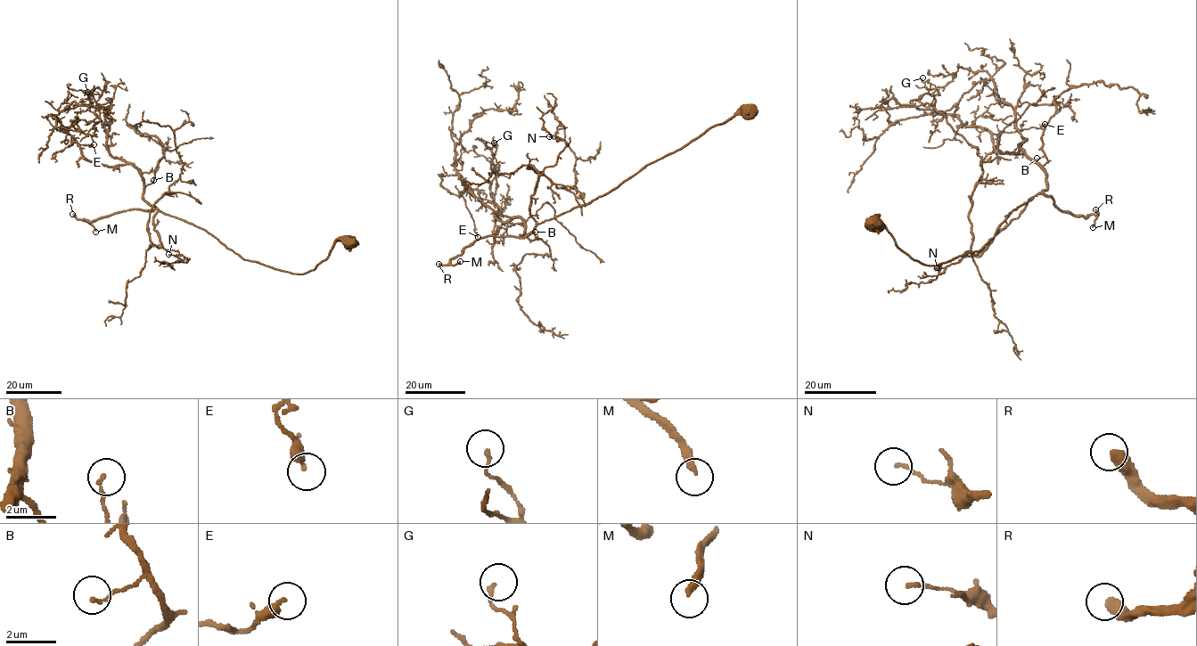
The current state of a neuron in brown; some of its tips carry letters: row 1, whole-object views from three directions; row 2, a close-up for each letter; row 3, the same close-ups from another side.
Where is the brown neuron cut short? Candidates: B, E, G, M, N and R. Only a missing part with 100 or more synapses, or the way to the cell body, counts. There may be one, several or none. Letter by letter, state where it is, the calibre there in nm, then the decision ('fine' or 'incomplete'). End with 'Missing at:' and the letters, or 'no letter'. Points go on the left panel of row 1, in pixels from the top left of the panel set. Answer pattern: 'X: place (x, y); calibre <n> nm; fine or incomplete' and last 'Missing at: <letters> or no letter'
B: place (153, 180); calibre 140 nm; fine
E: place (94, 144); calibre 320 nm; fine
G: place (87, 92); calibre 140 nm; fine
M: place (95, 232); calibre 240 nm; incomplete
N: place (168, 254); calibre 120 nm; fine
R: place (72, 214); calibre 400 nm; incomplete
Missing at: M, R

